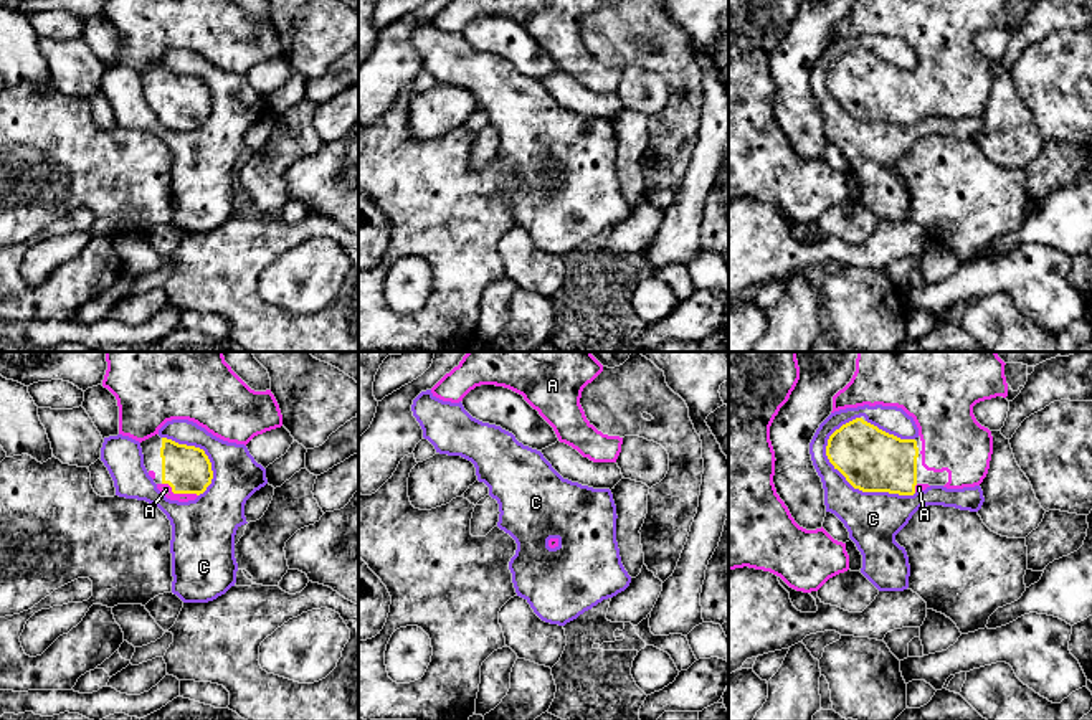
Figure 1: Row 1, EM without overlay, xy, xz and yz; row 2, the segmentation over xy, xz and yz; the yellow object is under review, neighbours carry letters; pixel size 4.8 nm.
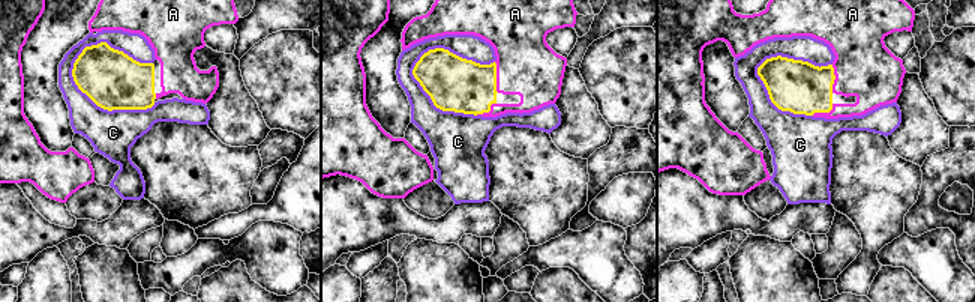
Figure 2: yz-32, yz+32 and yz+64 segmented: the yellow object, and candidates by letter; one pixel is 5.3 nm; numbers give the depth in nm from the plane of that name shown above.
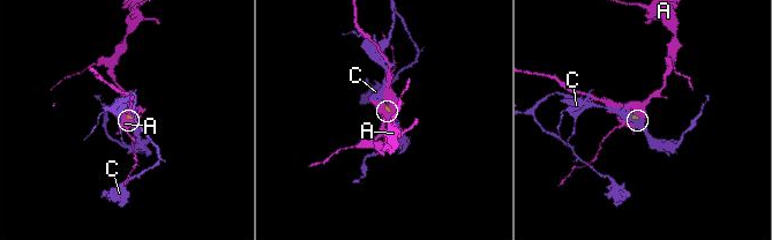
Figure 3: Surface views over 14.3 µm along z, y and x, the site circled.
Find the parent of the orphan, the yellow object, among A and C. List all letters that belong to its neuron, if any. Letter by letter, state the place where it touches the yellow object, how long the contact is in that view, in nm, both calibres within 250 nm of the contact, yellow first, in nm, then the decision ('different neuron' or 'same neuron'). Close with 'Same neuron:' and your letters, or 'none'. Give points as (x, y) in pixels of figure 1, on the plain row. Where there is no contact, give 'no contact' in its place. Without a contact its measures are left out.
A: xy (179, 123) | 190 nm | 240/60 nm | same neuron
C: yz (859, 119) | 500 nm | 300/280 nm | different neuron
Same neuron: A

